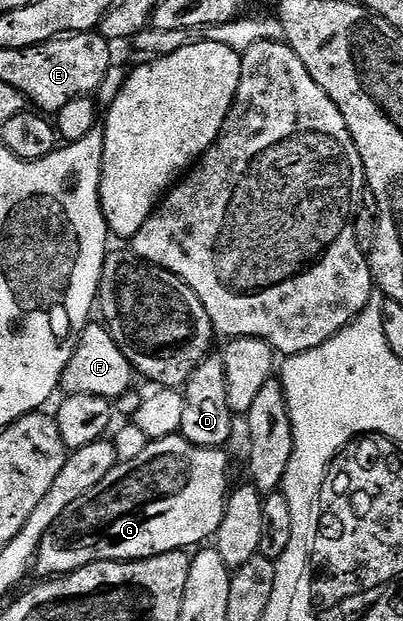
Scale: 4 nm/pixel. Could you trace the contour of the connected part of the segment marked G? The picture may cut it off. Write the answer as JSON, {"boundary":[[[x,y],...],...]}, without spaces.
{"boundary":[[[179,434],[167,436],[161,440],[153,440],[145,443],[145,445],[145,448],[133,460],[128,460],[125,464],[124,461],[117,463],[116,468],[110,470],[110,474],[106,474],[106,478],[102,478],[102,482],[98,482],[98,486],[94,486],[91,490],[86,490],[86,494],[82,494],[82,498],[77,498],[74,502],[70,502],[70,506],[66,506],[66,510],[62,510],[62,518],[58,518],[58,522],[54,522],[54,526],[50,526],[50,530],[46,530],[46,538],[42,538],[34,565],[35,575],[40,575],[40,578],[65,576],[68,572],[73,572],[82,566],[93,564],[99,560],[145,560],[151,556],[161,556],[167,552],[192,550],[215,537],[218,526],[224,517],[224,507],[228,504],[230,491],[227,451],[218,448],[194,446],[189,440],[184,439]]]}

